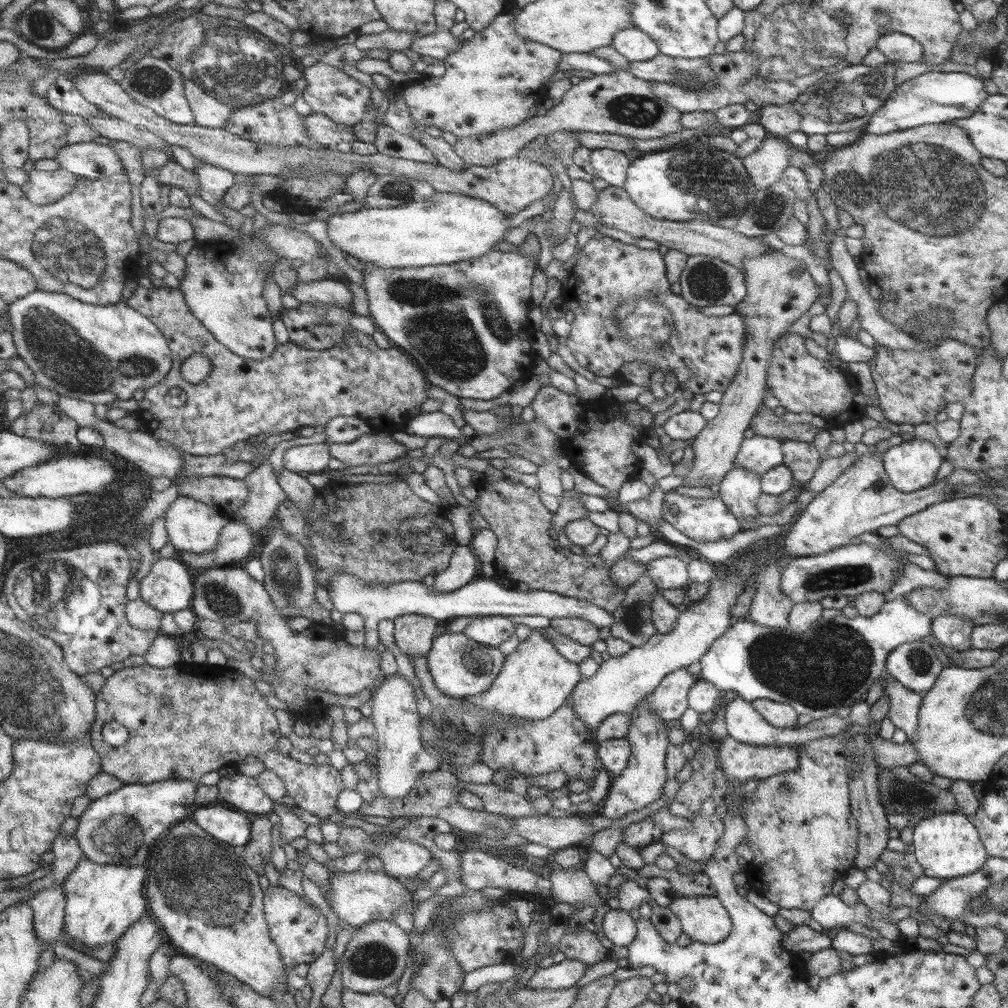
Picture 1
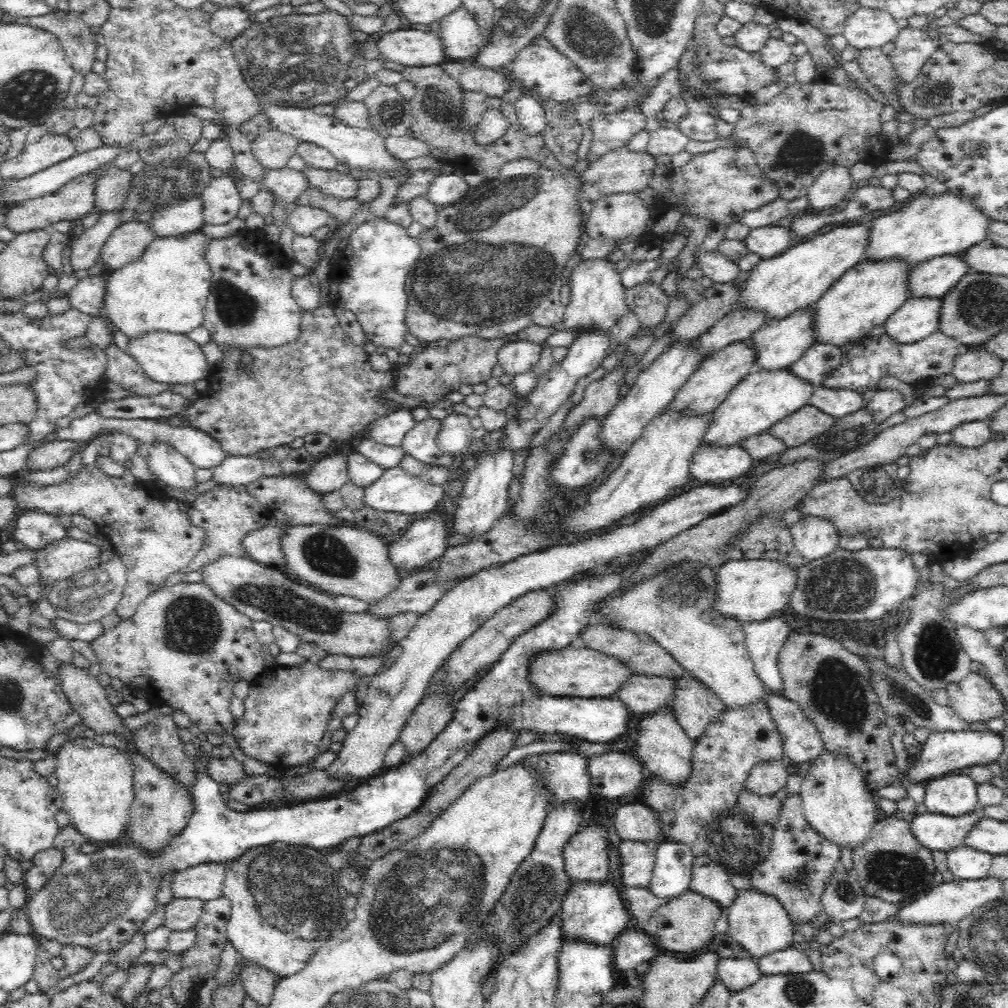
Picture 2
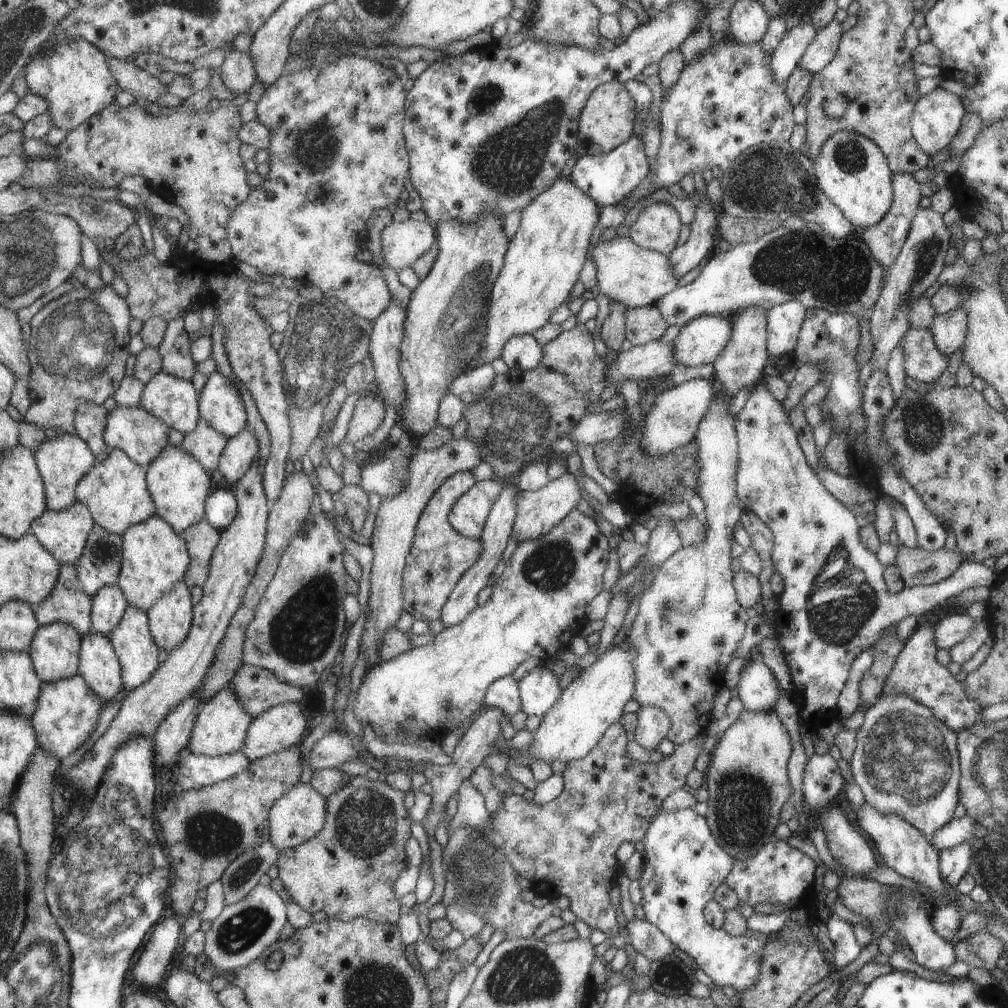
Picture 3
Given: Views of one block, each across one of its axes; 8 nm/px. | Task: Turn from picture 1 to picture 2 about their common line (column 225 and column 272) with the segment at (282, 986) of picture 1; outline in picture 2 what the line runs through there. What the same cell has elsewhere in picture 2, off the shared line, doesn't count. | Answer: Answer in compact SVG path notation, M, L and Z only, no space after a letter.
M275 842L248 849L238 859L225 864L221 893L223 900L231 902L227 939L242 958L278 977L300 972L320 946L347 928L343 914L347 892L337 881L336 871L328 864L328 854L307 846Z

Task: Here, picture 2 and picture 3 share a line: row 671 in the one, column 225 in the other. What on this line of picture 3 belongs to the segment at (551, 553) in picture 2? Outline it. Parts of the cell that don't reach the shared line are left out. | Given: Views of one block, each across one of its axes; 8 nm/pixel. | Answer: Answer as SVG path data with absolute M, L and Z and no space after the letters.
M217 371L211 374L199 400L199 416L226 439L245 430L247 415L234 382Z

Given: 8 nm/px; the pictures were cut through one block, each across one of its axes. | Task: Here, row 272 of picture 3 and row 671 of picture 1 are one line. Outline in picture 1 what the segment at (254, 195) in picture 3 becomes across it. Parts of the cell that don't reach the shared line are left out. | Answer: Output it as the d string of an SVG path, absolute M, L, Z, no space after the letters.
M241 566L208 569L197 575L195 586L195 598L191 608L200 619L205 618L226 625L253 620L256 623L257 636L262 638L262 642L270 642L274 647L276 664L273 669L264 666L262 680L272 685L274 696L280 700L282 706L286 704L295 710L296 721L306 720L308 723L308 720L324 719L326 716L327 707L322 706L318 700L309 700L307 696L309 690L333 692L335 695L344 696L344 698L352 698L364 690L378 691L382 683L386 682L387 676L380 669L378 650L368 651L368 646L352 646L352 642L348 642L348 638L345 637L345 630L341 627L337 628L336 625L312 624L310 628L301 632L292 630L286 623L287 617L282 616L280 608L275 605L270 592L263 583L256 582Z

